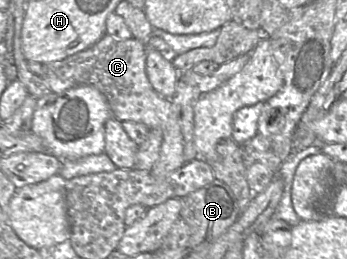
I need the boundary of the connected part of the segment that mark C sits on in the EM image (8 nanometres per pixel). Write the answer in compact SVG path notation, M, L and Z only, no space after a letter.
M105 33L87 49L42 67L41 79L55 94L79 86L97 89L106 99L111 116L122 122L136 122L149 129L162 132L162 145L158 161L150 173L159 178L180 169L184 164L184 139L179 122L173 112L171 100L161 97L152 87L146 74L147 46L134 37L117 39Z

